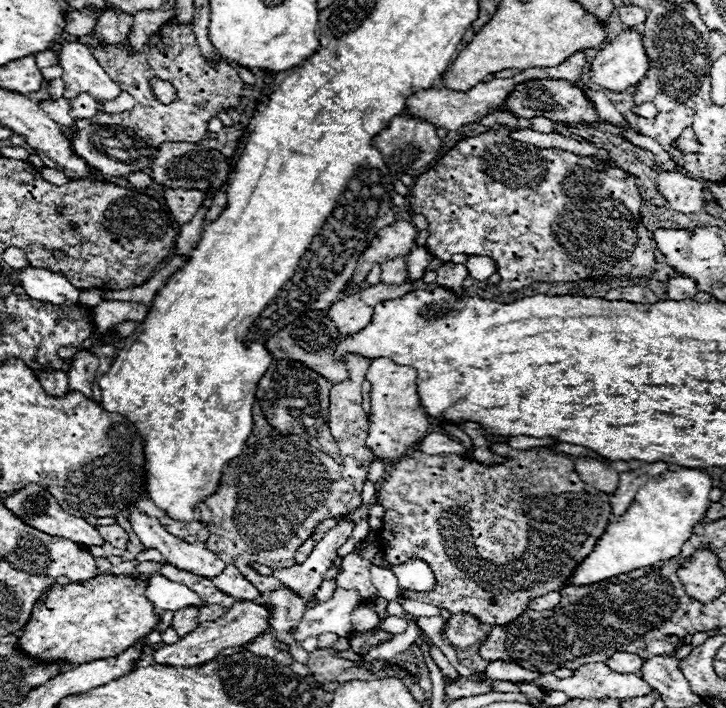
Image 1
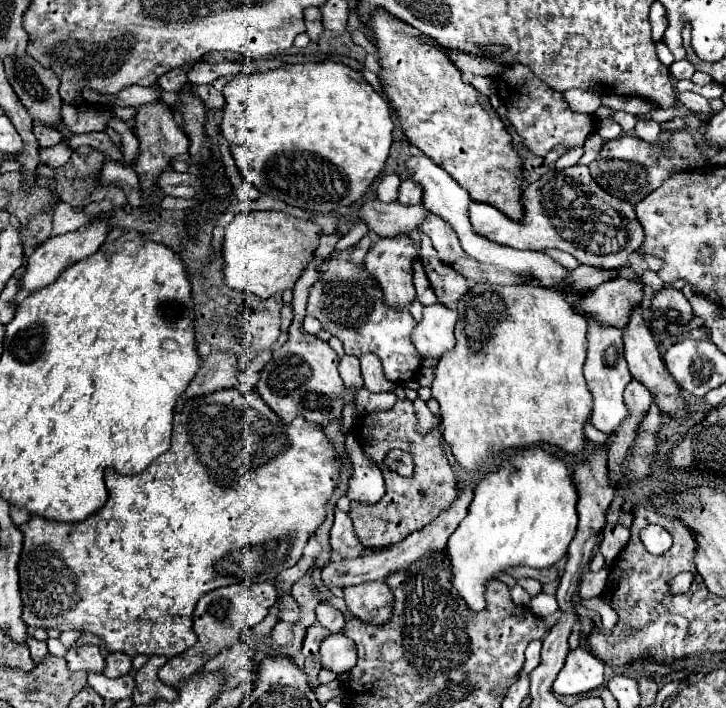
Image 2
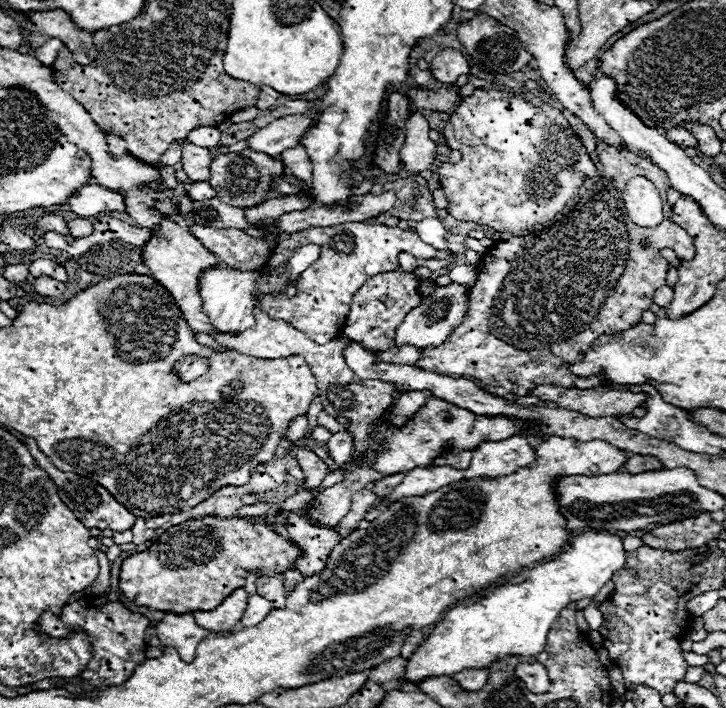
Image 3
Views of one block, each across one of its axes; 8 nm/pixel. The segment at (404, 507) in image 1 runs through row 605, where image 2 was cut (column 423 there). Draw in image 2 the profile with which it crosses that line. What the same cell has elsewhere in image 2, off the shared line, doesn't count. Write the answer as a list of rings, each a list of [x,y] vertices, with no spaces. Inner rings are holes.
[[[410,398],[398,400],[390,410],[378,410],[362,414],[360,420],[354,426],[354,434],[362,446],[362,452],[376,462],[376,466],[382,470],[384,482],[386,482],[386,494],[374,502],[352,502],[350,504],[350,518],[356,528],[356,536],[362,542],[364,548],[380,550],[388,548],[392,544],[400,544],[406,536],[412,532],[422,530],[426,524],[430,524],[440,512],[452,506],[452,502],[458,496],[458,484],[454,470],[448,462],[448,454],[444,450],[444,438],[440,426],[432,428],[430,432],[420,434],[416,430],[418,416],[414,410],[414,402]],[[400,448],[412,454],[414,460],[414,474],[412,476],[400,476],[388,470],[382,462],[388,450]]]

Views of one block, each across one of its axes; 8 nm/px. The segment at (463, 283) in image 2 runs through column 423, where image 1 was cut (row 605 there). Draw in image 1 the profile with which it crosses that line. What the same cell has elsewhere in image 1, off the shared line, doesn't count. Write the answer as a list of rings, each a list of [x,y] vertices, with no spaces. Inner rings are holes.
[[[236,602],[224,616],[220,616],[214,622],[200,624],[194,632],[190,632],[186,638],[178,640],[176,644],[166,644],[164,648],[156,650],[152,654],[152,658],[154,658],[154,664],[194,666],[194,664],[200,664],[200,662],[214,658],[224,648],[246,644],[248,640],[252,640],[256,634],[260,634],[266,628],[268,628],[268,608],[266,606],[254,604],[254,602]]]

